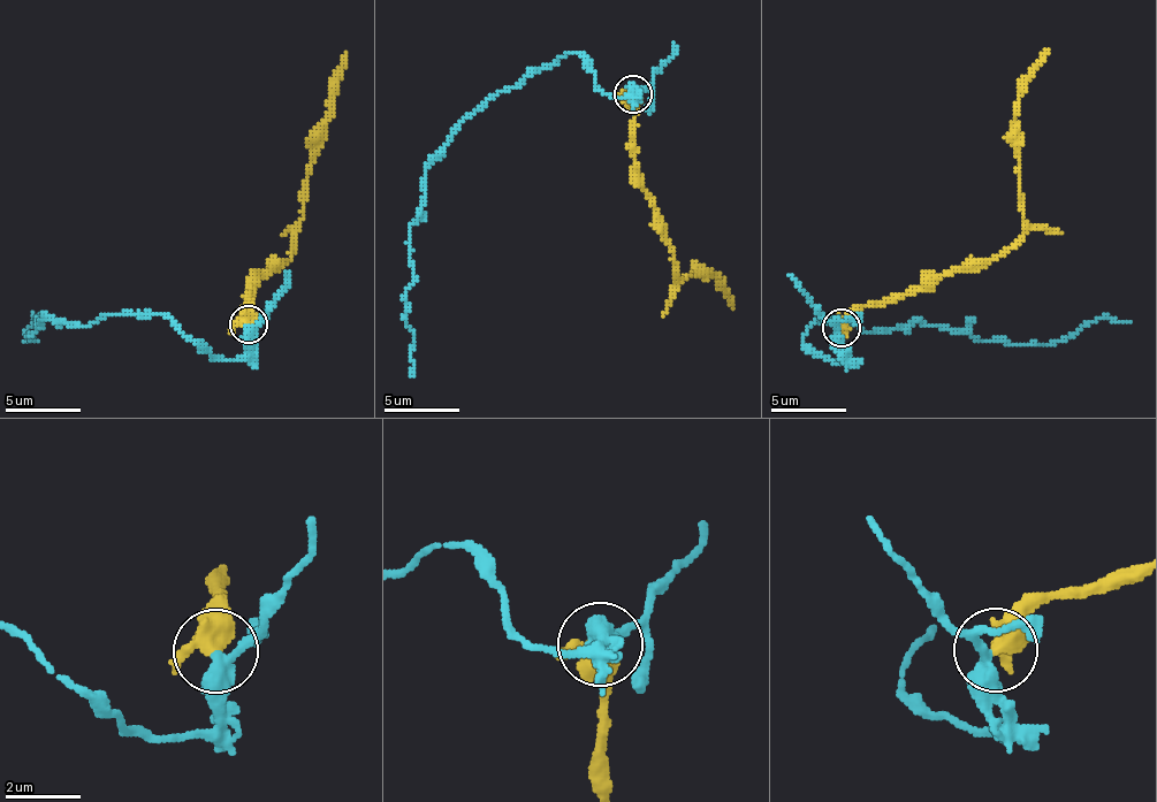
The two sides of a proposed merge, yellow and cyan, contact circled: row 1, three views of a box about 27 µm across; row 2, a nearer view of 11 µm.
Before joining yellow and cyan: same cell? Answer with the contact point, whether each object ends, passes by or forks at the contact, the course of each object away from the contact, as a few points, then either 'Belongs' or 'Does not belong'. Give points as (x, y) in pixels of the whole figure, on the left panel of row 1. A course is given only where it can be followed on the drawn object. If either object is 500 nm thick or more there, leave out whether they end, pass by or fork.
Place: (248, 325). At the ring yellow passes by. At the ring cyan passes by. Course of yellow: (249, 326), (251, 289), (291, 257), (314, 131), (330, 108), (330, 86), (345, 52). Course of cyan: (249, 326), (249, 349), (226, 360), (160, 313), (100, 314), (75, 326), (46, 315), (27, 341), (33, 320). Does not belong

